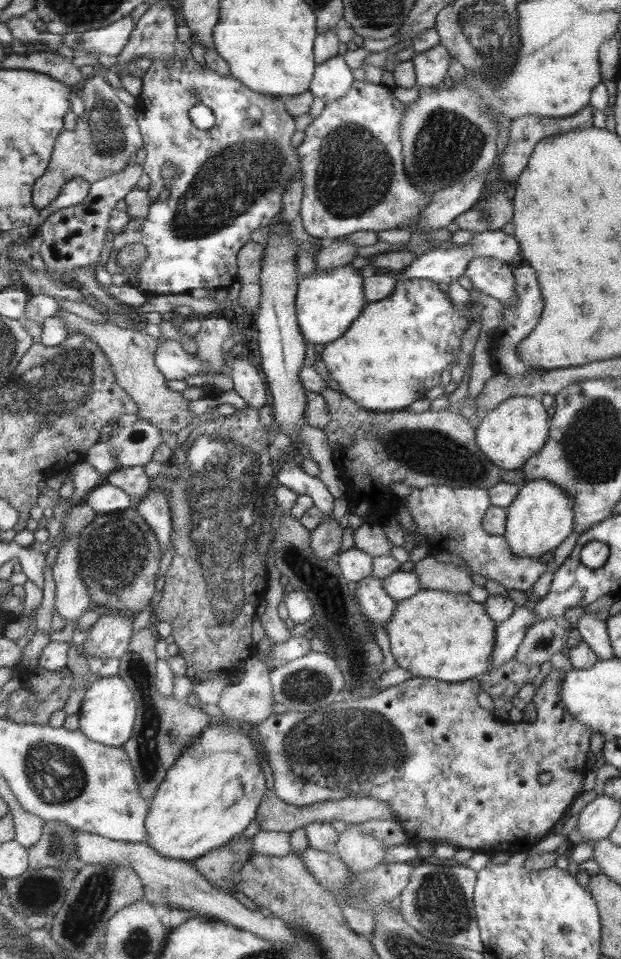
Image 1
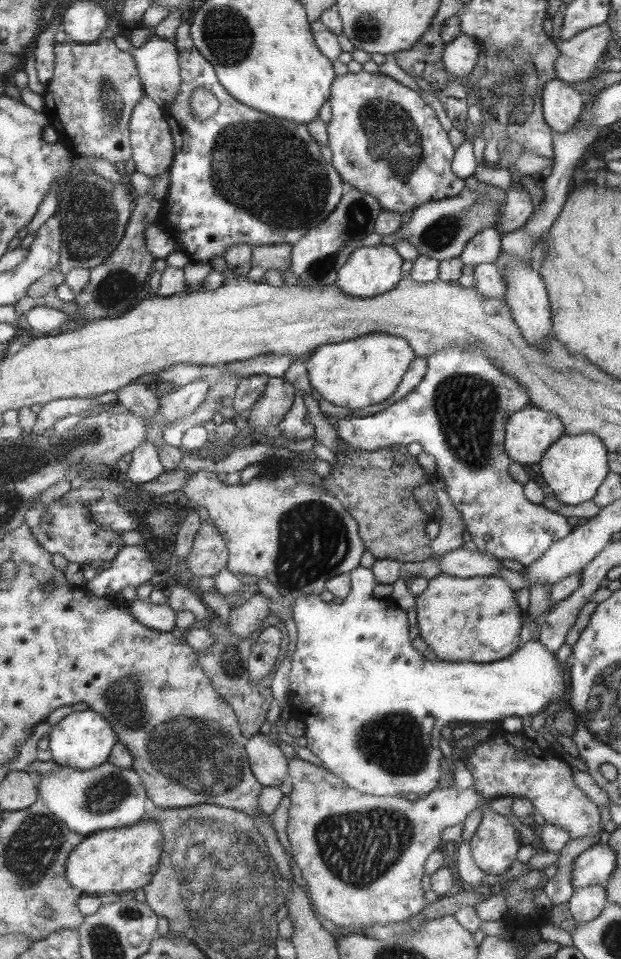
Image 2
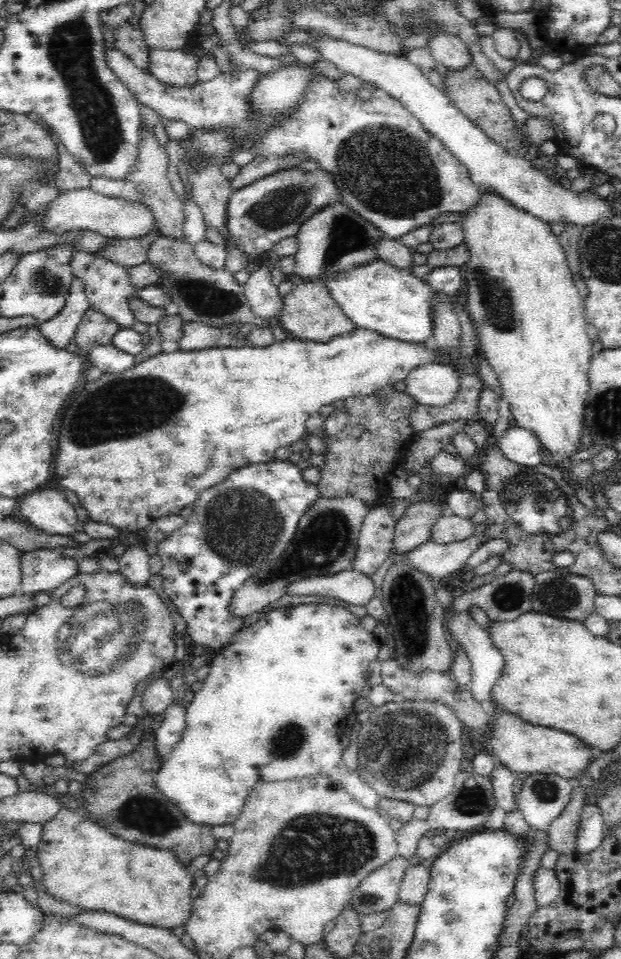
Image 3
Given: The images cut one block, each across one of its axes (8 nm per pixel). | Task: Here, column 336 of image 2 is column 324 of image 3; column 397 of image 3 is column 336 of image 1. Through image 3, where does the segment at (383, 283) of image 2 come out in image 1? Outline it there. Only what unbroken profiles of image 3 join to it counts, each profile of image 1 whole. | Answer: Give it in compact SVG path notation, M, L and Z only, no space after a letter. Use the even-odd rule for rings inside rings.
M351 265L317 271L314 270L300 280L297 289L297 322L300 324L305 341L313 344L330 344L343 337L362 310L367 306L365 298L365 279L360 277L359 269Z

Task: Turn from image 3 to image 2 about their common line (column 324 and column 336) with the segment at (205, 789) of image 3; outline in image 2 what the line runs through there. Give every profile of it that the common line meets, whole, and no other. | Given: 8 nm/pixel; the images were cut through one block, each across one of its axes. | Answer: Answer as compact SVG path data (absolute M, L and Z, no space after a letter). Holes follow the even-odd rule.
M361 564L356 569L351 570L351 591L344 599L343 603L336 604L332 601L326 602L320 599L319 595L300 595L291 600L293 619L297 626L297 649L293 654L292 669L289 674L289 708L290 718L300 719L306 725L307 748L316 754L324 767L330 773L338 776L346 783L347 787L353 787L361 794L382 796L400 796L400 794L412 793L424 795L432 793L441 783L441 760L440 752L440 730L450 722L494 722L494 720L504 720L510 716L534 716L542 712L550 704L560 704L567 696L564 685L564 668L557 661L557 654L544 646L539 639L531 639L525 642L516 654L502 662L489 662L486 664L476 664L476 662L426 662L420 652L412 646L410 640L410 626L408 626L408 616L400 608L390 608L386 601L372 598L372 588L376 586L373 570L363 567Z

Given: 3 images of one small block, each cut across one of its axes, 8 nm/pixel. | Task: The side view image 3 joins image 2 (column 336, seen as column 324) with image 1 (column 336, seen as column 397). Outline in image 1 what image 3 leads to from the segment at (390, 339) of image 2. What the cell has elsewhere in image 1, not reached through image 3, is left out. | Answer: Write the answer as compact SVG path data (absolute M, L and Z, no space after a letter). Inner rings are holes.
M406 276L397 277L396 288L394 288L394 292L392 292L390 296L379 300L379 302L368 303L365 310L362 310L361 316L357 318L357 321L353 323L353 326L343 337L324 346L320 360L326 363L326 367L328 367L332 379L334 379L340 385L340 388L342 388L342 393L358 403L358 406L362 406L368 411L378 412L406 409L412 402L414 402L414 400L425 398L426 392L432 390L432 388L440 382L440 374L446 370L446 366L452 362L454 352L460 348L460 338L462 338L464 330L466 330L466 318L462 318L462 316L452 308L452 302L450 302L448 294L440 292L438 285L438 282L432 282L432 280L408 279Z

